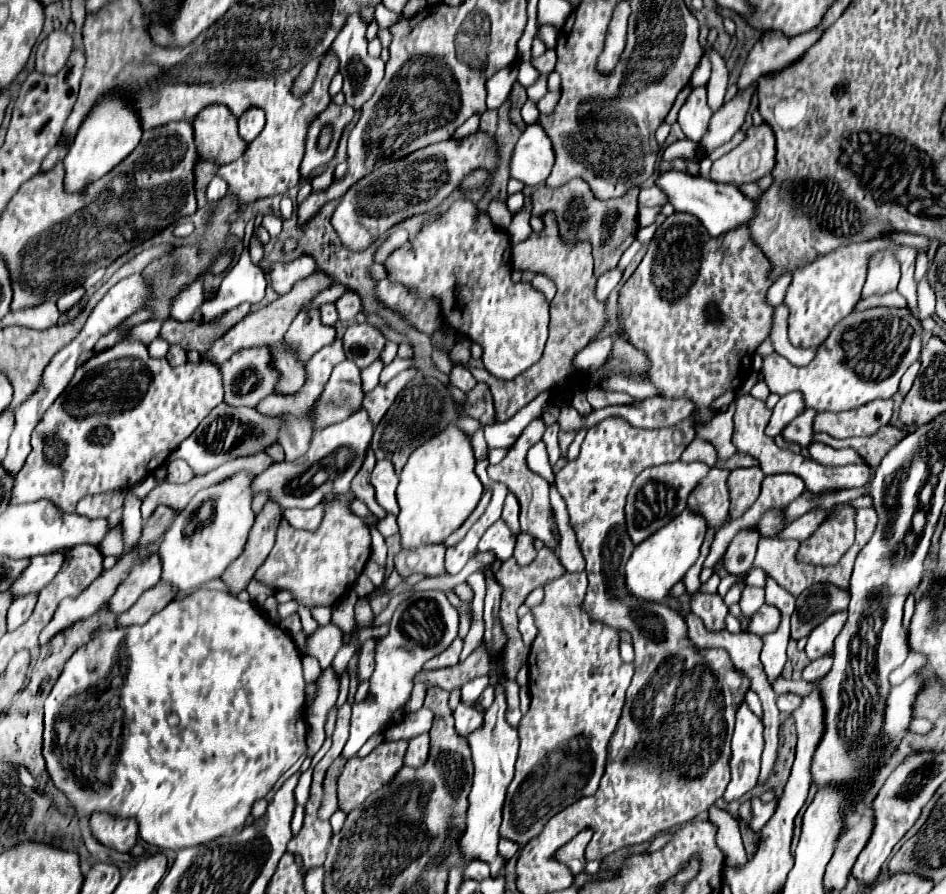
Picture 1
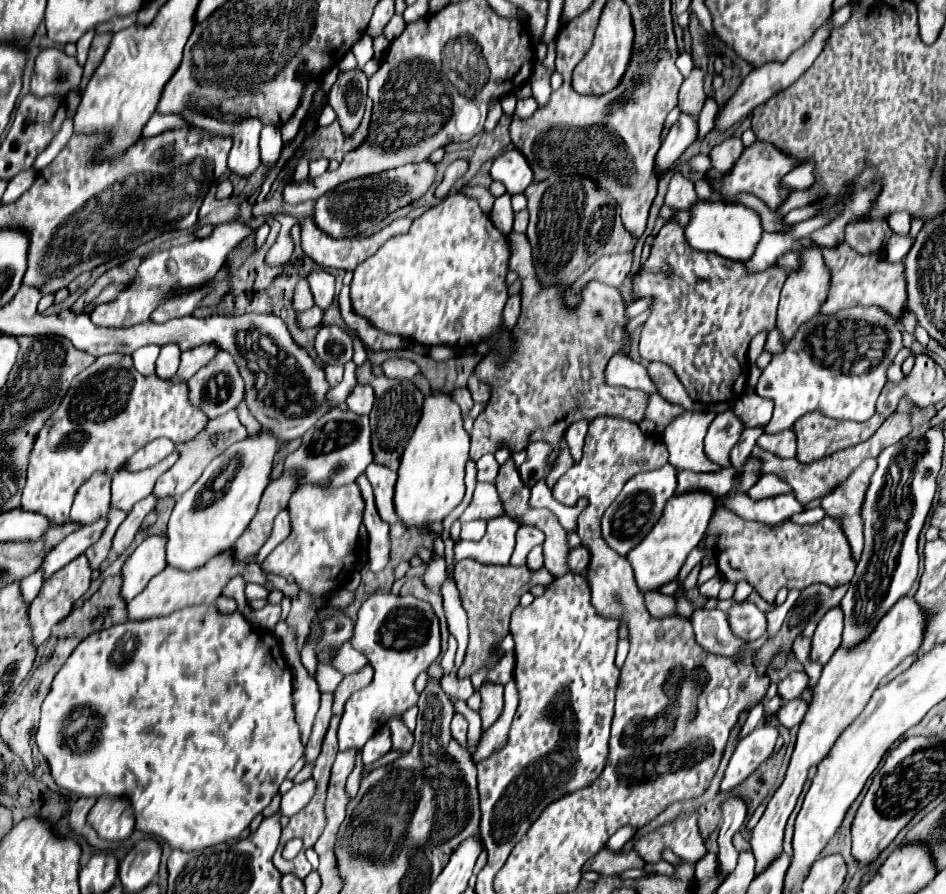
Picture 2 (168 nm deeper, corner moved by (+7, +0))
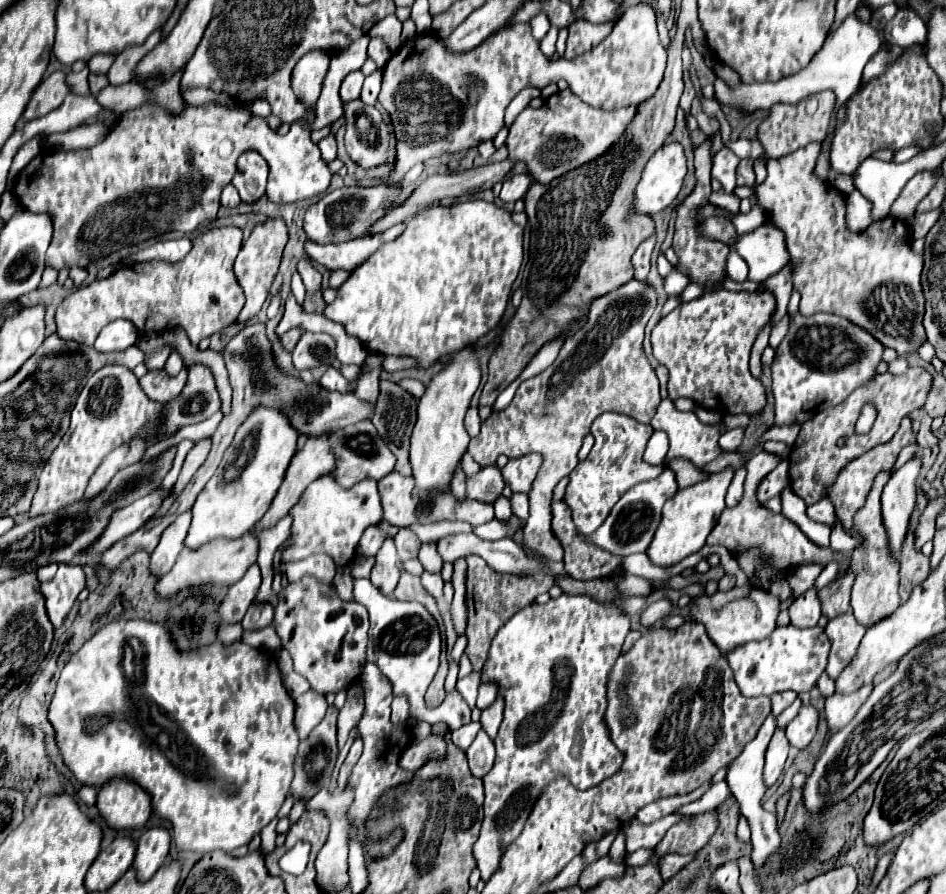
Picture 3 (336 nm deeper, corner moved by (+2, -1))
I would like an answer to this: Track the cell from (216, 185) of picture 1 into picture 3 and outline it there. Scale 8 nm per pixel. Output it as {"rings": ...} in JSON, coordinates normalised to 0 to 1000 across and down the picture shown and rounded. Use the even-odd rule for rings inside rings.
{"rings":[[[242,206],[242,208],[236,213],[236,217],[234,217],[234,228],[236,228],[236,230],[242,230],[242,233],[255,228],[253,215],[251,215],[251,210],[246,210],[246,206]]]}

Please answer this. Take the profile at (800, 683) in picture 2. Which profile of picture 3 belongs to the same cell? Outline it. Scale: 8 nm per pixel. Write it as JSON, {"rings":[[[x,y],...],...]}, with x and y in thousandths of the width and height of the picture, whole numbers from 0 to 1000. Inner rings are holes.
{"rings":[[[821,774],[815,779],[815,785],[817,785],[817,801],[823,801],[832,790],[838,787],[838,783],[842,781],[842,774]]]}

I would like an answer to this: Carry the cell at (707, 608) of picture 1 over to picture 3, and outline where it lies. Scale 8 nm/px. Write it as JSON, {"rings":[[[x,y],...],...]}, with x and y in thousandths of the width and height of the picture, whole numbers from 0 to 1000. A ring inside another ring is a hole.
{"rings":[[[834,698],[819,702],[809,716],[783,720],[783,725],[775,725],[775,729],[764,729],[764,734],[768,736],[785,779],[815,779],[826,772],[840,772],[842,776],[849,776],[862,767],[866,754],[872,749],[876,723],[876,714],[866,700],[845,705]]]}

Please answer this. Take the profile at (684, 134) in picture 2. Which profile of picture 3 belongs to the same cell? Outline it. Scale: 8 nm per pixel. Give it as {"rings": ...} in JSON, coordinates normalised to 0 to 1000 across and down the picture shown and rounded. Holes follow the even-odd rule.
{"rings":[[[718,159],[701,161],[688,174],[688,179],[684,181],[684,186],[680,190],[680,197],[678,197],[678,204],[671,210],[671,226],[669,226],[671,239],[686,239],[688,242],[688,239],[699,237],[701,233],[705,233],[714,224],[714,219],[718,217],[724,192],[726,192],[726,186],[724,186],[724,168],[722,168],[722,163]]]}

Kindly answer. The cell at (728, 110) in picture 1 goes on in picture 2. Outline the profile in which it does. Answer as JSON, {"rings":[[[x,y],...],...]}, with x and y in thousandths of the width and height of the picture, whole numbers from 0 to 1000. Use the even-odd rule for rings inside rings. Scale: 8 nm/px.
{"rings":[[[875,19],[875,21],[860,35],[858,44],[856,44],[854,48],[850,48],[850,53],[846,53],[846,57],[839,57],[839,62],[833,64],[833,68],[829,68],[829,70],[812,70],[812,73],[801,75],[799,79],[795,79],[795,82],[784,91],[784,95],[780,97],[780,102],[776,104],[776,109],[765,117],[763,126],[761,126],[759,133],[757,133],[757,142],[763,144],[763,147],[770,144],[770,142],[774,142],[774,140],[780,138],[784,131],[789,131],[791,126],[795,126],[797,120],[801,120],[801,117],[805,117],[808,113],[812,113],[818,104],[825,104],[825,102],[829,102],[831,97],[835,97],[835,95],[860,70],[860,66],[869,59],[873,46],[875,46],[875,41],[877,41],[877,35],[879,35],[879,26],[877,26],[877,19]]]}

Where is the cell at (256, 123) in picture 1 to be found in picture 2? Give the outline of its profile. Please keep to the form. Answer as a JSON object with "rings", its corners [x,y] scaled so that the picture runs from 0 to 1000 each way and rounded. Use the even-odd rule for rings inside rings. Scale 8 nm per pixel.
{"rings":[[[199,122],[190,126],[199,138],[209,142],[220,142],[220,147],[237,147],[245,151],[247,162],[241,173],[241,191],[249,198],[264,198],[275,187],[275,167],[273,155],[277,147],[275,133],[260,133],[256,138],[233,138],[218,129]]]}

